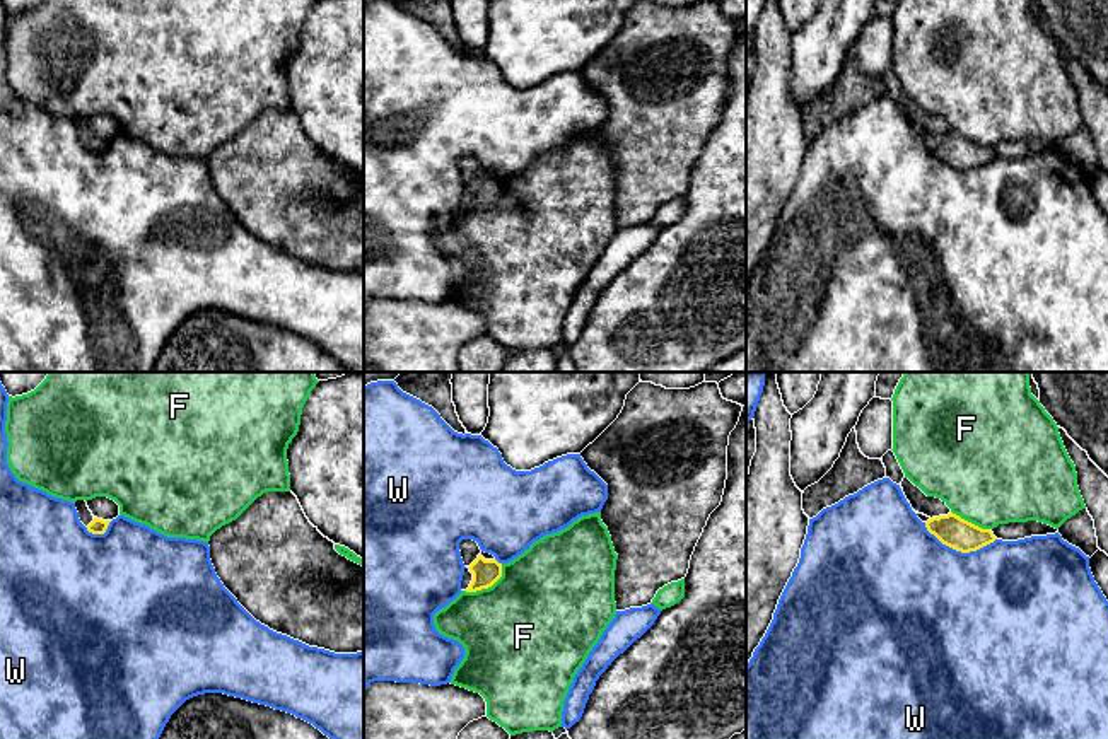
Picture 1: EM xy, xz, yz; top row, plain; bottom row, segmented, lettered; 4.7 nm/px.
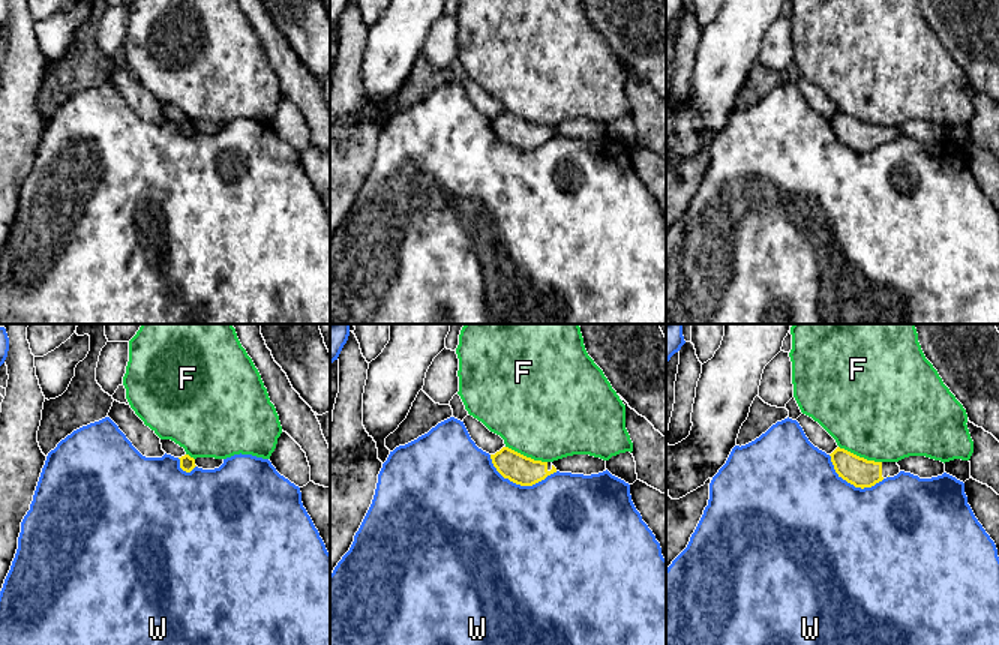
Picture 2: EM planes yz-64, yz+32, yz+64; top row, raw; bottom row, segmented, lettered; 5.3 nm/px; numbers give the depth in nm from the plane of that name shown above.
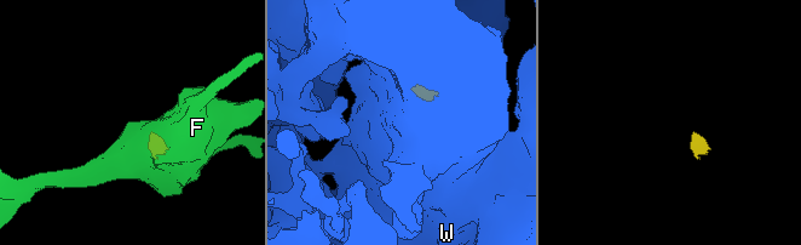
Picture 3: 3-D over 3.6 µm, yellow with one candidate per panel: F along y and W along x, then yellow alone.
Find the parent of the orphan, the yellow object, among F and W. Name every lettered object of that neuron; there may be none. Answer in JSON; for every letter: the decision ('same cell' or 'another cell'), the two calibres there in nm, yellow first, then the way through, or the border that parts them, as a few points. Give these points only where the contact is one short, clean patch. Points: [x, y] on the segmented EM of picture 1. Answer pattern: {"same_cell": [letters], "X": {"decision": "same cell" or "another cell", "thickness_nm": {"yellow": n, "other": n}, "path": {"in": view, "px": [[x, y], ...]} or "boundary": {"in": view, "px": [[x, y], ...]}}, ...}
{"same_cell": [], "F": {"decision": "another cell", "thickness_nm": {"yellow": 130, "other": 500}, "boundary": {"in": "xz", "px": [[502, 565], [502, 574], [490, 586], [465, 591]]}}, "W": {"decision": "another cell", "thickness_nm": {"yellow": 150, "other": 500}, "boundary": {"in": "yz", "px": [[924, 523], [943, 543], [962, 552], [975, 552], [996, 540]]}}}

